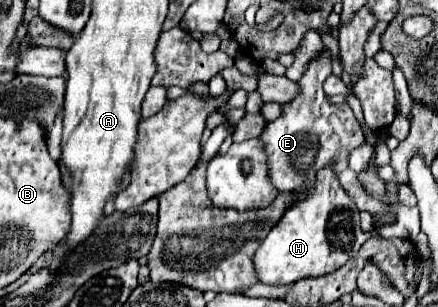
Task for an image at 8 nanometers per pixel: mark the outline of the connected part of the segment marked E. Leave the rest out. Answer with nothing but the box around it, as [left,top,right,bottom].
[261,51,387,217]

